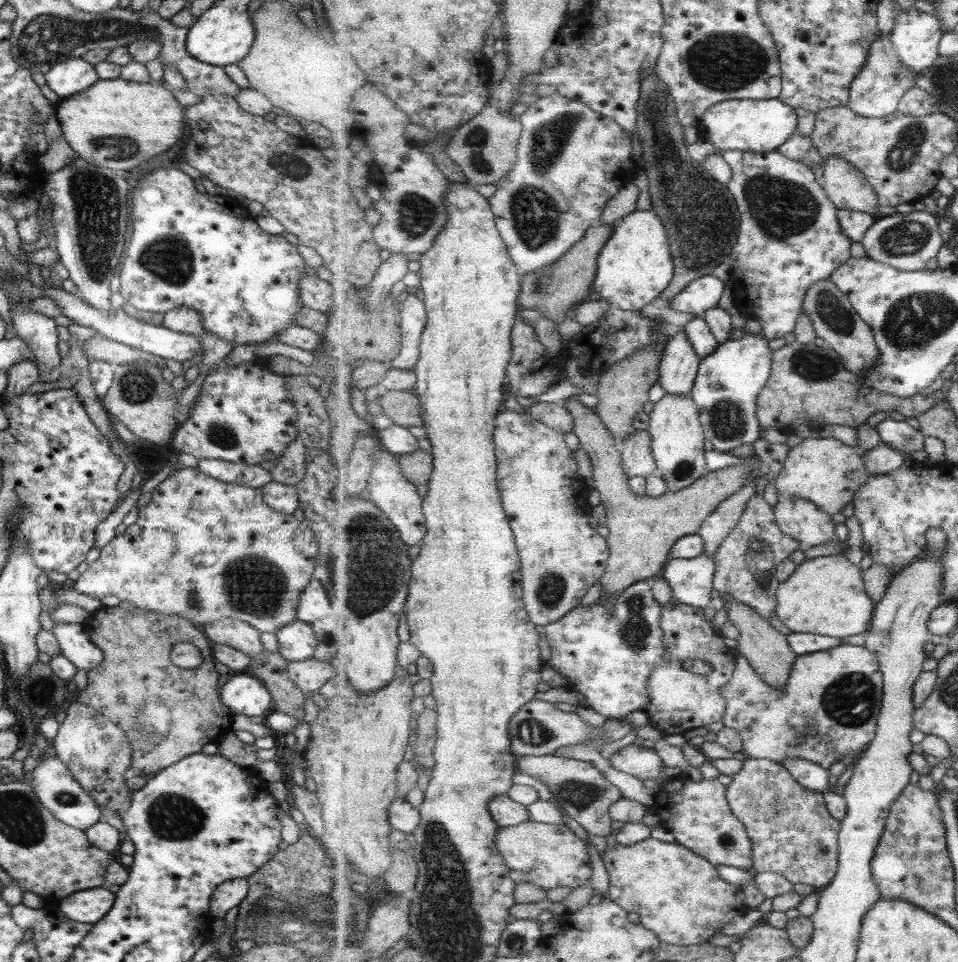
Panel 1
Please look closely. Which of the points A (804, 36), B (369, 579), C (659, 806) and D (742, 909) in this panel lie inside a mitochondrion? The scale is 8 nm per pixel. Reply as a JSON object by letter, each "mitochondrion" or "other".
{"A":"other","B":"mitochondrion","C":"other","D":"other"}

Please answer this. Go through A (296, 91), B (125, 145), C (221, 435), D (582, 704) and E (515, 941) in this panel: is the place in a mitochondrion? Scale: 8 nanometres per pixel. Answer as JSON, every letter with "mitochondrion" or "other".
{"A":"other","B":"mitochondrion","C":"mitochondrion","D":"other","E":"mitochondrion"}

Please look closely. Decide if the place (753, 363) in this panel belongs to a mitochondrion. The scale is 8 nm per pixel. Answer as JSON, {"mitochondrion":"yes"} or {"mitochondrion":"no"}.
{"mitochondrion":"no"}

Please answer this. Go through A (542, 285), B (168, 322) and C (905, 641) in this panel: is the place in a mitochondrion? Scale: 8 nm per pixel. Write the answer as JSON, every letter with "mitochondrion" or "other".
{"A":"mitochondrion","B":"other","C":"other"}

